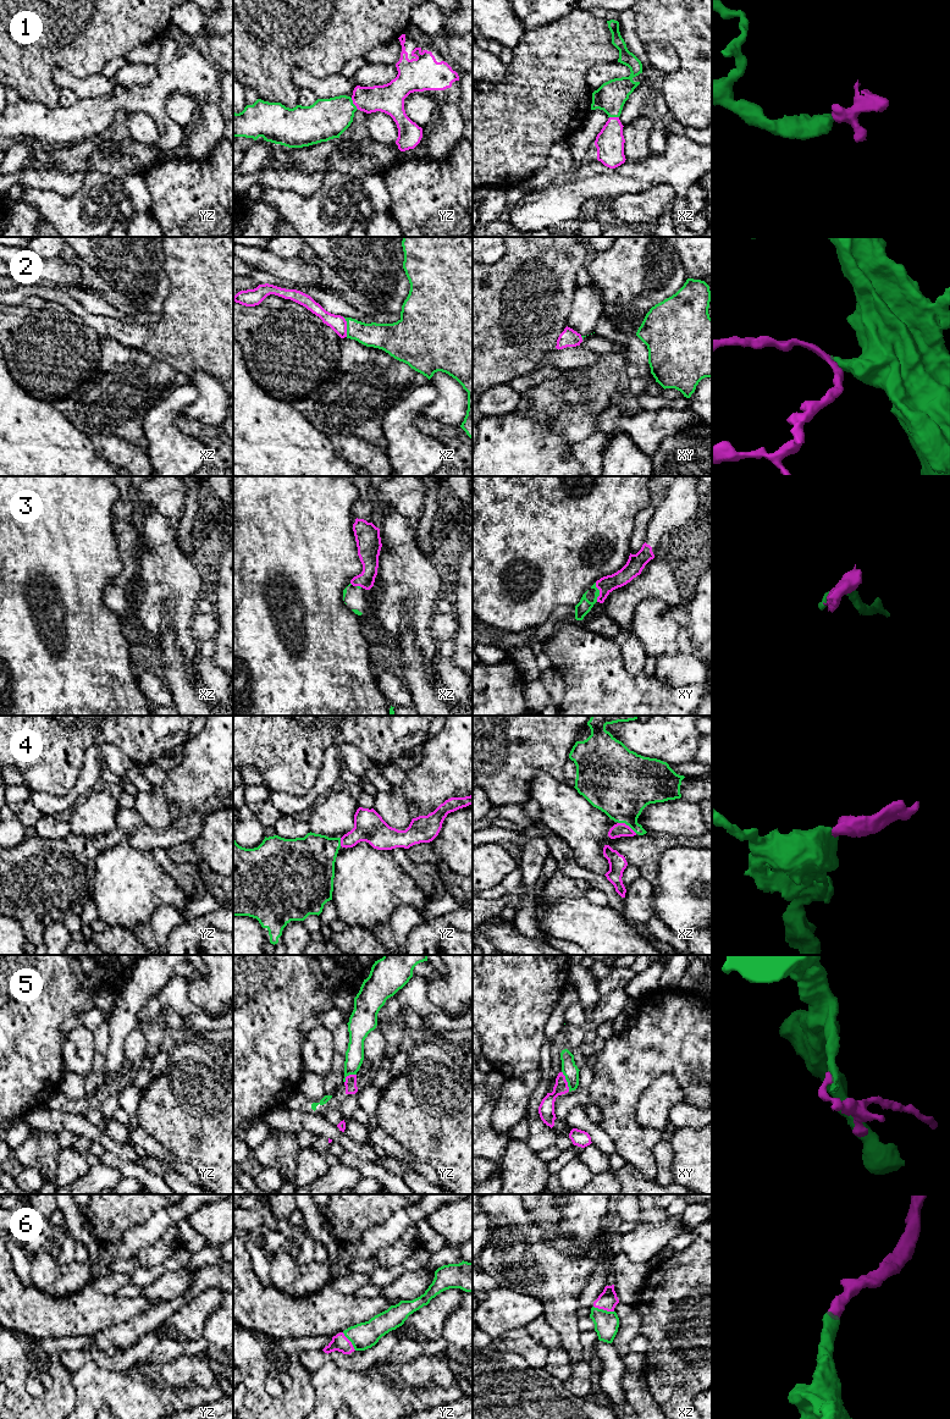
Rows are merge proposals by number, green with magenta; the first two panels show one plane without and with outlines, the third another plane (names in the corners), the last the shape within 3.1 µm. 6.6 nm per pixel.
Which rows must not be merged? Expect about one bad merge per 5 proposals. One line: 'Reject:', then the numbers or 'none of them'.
Reject: 3, 5

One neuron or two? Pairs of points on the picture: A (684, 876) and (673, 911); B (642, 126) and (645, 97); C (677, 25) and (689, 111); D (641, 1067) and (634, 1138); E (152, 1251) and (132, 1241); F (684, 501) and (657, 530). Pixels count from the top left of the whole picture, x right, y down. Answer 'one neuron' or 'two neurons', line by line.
A: one neuron
B: two neurons
C: one neuron
D: one neuron
E: two neurons
F: one neuron

